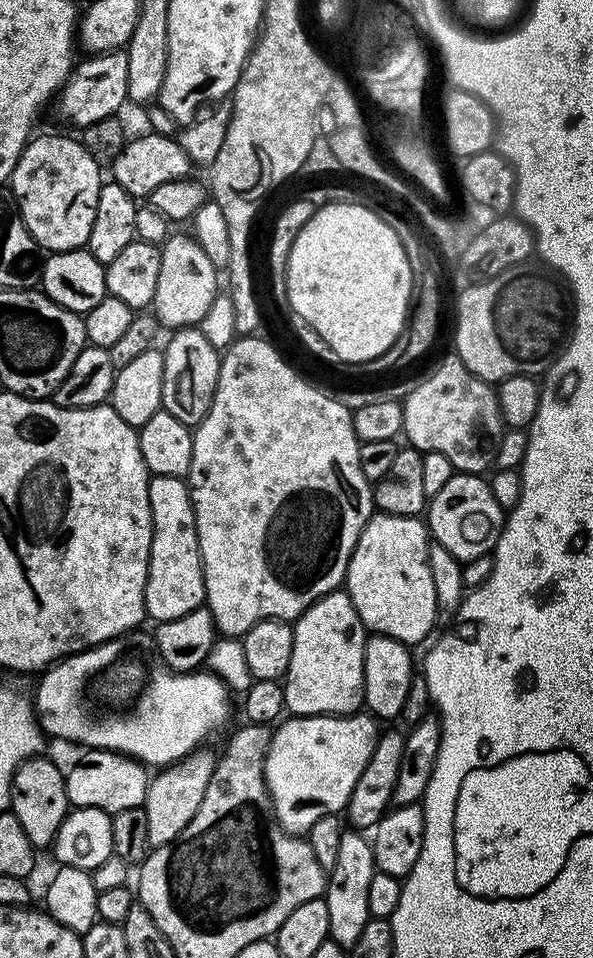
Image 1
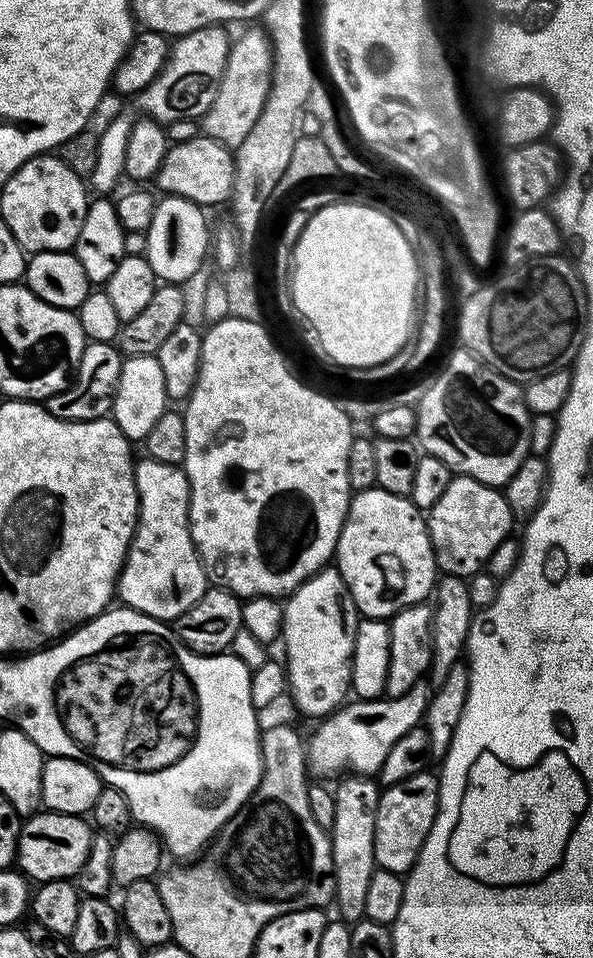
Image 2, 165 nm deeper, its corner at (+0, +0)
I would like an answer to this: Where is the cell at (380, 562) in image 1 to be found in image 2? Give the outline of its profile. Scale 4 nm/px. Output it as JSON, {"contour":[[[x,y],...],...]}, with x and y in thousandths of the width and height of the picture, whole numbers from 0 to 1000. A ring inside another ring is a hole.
{"contour":[[[619,509],[599,515],[587,529],[587,540],[577,549],[577,557],[570,562],[563,591],[577,599],[587,619],[609,644],[654,647],[680,635],[717,629],[730,621],[739,604],[735,579],[725,566],[717,535],[690,519],[658,516],[642,509]]]}

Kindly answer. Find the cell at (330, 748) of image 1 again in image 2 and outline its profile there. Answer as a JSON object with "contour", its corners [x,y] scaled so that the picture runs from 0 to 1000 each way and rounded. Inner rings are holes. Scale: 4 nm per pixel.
{"contour":[[[710,712],[676,727],[654,727],[637,731],[602,730],[599,732],[600,735],[594,735],[595,733],[582,734],[578,738],[551,748],[541,755],[546,757],[528,766],[526,772],[523,768],[523,771],[518,773],[516,784],[521,803],[531,809],[535,806],[540,810],[568,809],[567,811],[587,805],[597,808],[639,807],[641,801],[651,794],[651,789],[663,782],[664,777],[713,753],[715,745],[722,742],[722,733],[728,729],[730,721],[727,713]]]}

